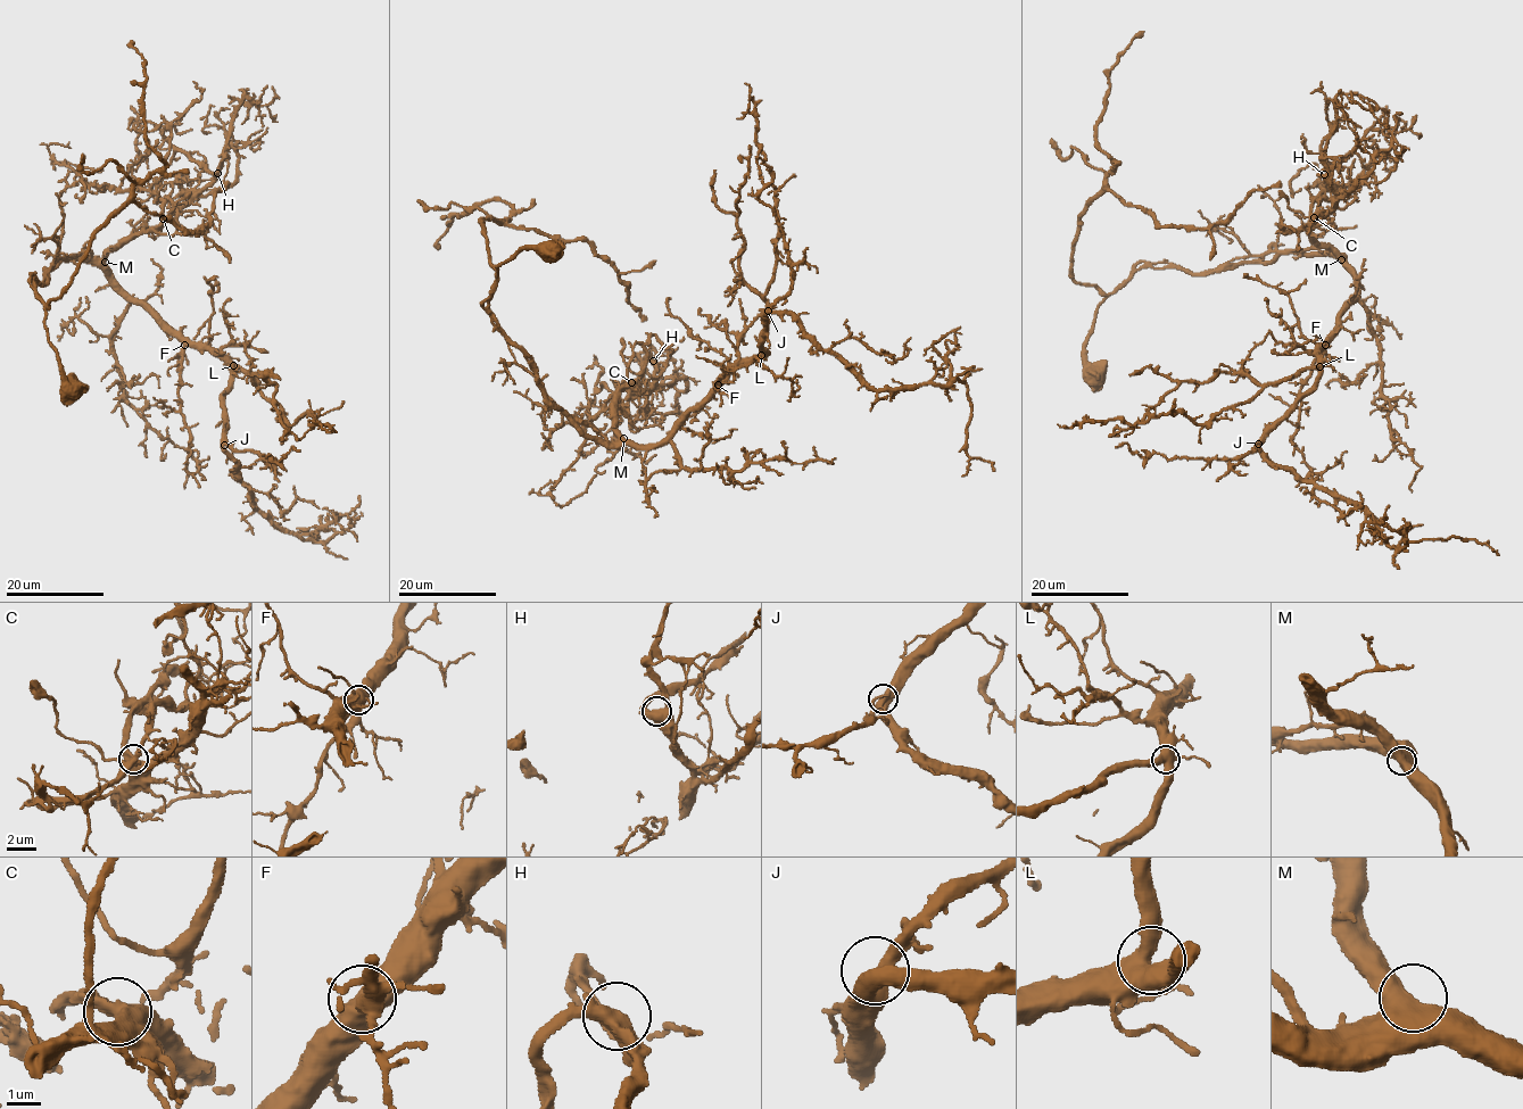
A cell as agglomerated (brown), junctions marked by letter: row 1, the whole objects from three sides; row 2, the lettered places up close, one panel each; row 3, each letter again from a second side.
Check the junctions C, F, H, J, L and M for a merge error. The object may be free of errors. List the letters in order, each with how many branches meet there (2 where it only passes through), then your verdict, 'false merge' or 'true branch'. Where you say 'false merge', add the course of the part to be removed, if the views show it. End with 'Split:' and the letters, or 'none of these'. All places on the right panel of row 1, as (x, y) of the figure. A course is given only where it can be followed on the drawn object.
C: 2 | false merge | (1313, 216), (1312, 203), (1322, 189), (1356, 182), (1376, 157), (1397, 159), (1388, 168)
F: 2 | true branch
H: 3 | true branch
J: 3 | true branch
L: 2 | true branch
M: 2 | true branch
Split: C

